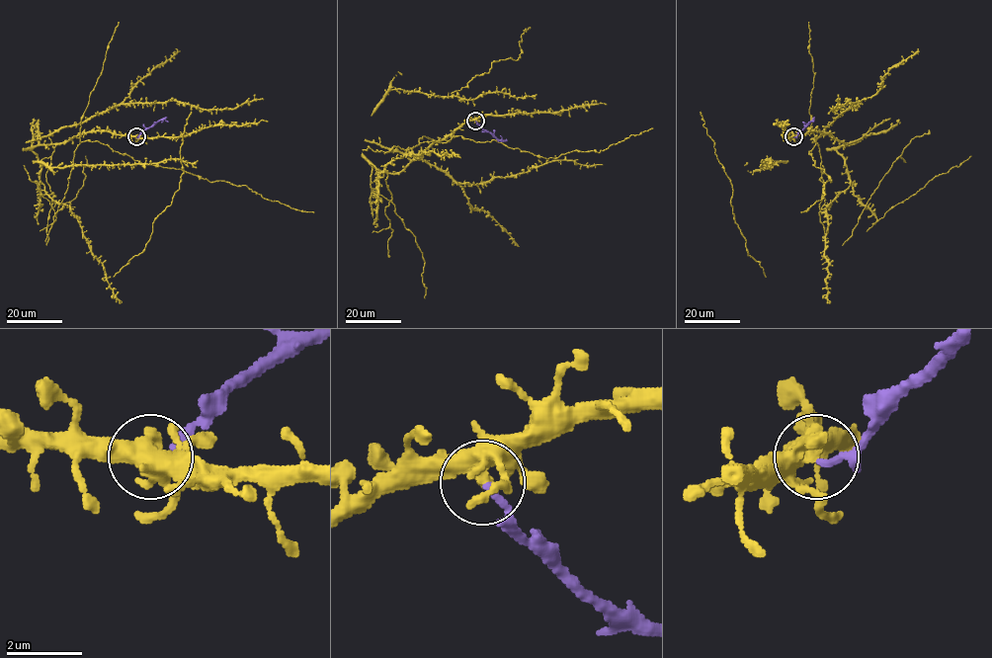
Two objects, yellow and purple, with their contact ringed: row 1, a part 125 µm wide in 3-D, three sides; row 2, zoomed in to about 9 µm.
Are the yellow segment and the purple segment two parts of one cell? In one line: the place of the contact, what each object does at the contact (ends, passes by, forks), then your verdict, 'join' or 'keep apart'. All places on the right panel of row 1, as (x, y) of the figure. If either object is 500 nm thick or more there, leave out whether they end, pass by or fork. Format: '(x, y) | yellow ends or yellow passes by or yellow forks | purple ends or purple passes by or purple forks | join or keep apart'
(793, 136) | yellow forks | purple ends | keep apart

